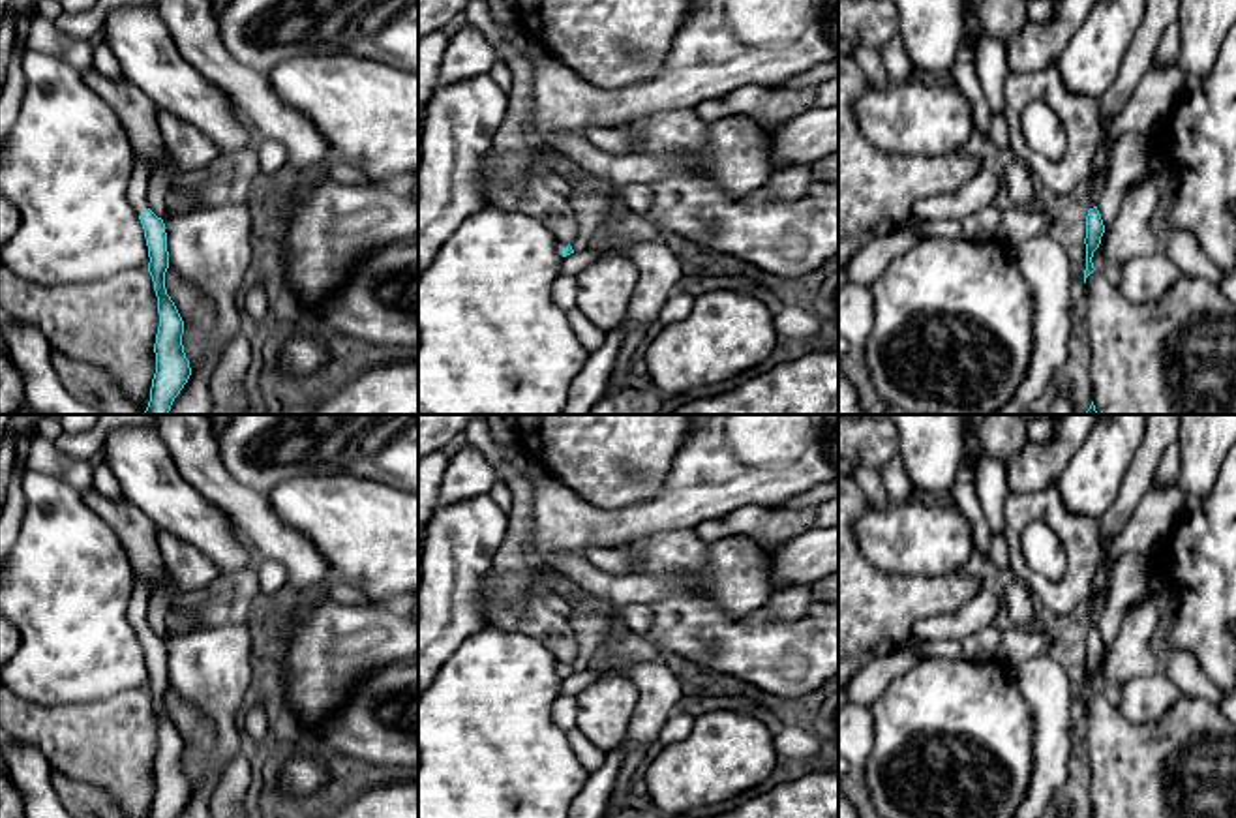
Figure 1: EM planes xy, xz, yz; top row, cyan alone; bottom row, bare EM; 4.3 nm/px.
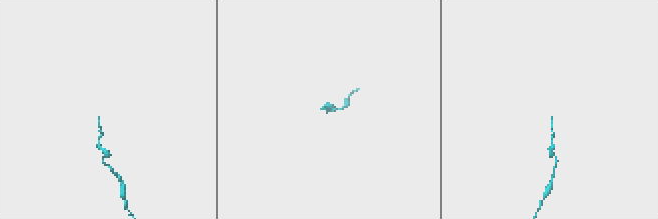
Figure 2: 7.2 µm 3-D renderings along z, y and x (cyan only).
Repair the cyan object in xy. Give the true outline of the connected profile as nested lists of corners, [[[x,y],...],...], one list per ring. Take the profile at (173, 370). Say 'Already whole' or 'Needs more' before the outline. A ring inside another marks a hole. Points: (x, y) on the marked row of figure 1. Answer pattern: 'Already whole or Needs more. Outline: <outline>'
Needs more. Outline: [[[135,158],[128,199],[137,210],[144,229],[150,257],[148,272],[154,281],[159,313],[159,326],[154,343],[156,373],[144,415],[169,415],[174,398],[191,375],[191,368],[182,345],[184,321],[165,289],[165,272],[169,268],[165,223],[148,208],[146,201],[150,173],[148,163]]]

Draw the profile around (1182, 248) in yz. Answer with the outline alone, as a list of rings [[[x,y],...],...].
[[[1153,154],[1148,180],[1157,188],[1157,206],[1150,218],[1150,229],[1168,259],[1183,270],[1187,276],[1204,278],[1212,283],[1223,280],[1223,272],[1204,255],[1197,238],[1182,229],[1170,229],[1167,223],[1167,212],[1172,204],[1178,176],[1170,165],[1167,165],[1157,154]]]

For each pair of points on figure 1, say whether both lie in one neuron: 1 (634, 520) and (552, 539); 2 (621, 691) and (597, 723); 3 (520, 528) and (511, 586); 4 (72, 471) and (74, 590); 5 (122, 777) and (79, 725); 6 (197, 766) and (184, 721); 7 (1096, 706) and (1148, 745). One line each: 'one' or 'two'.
1: one
2: one
3: one
4: two
5: one
6: two
7: one

